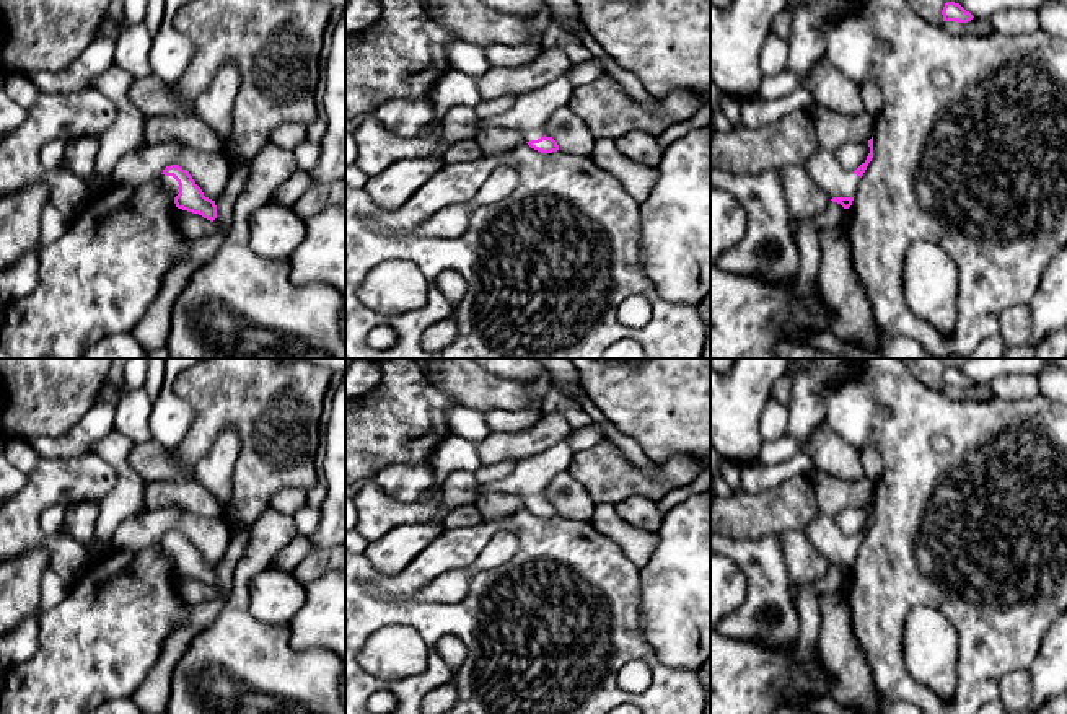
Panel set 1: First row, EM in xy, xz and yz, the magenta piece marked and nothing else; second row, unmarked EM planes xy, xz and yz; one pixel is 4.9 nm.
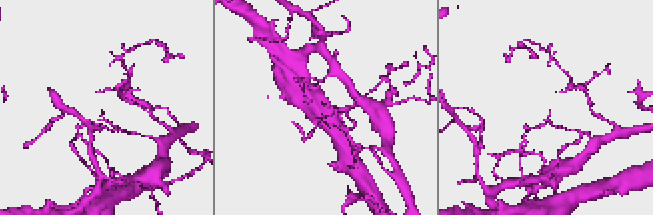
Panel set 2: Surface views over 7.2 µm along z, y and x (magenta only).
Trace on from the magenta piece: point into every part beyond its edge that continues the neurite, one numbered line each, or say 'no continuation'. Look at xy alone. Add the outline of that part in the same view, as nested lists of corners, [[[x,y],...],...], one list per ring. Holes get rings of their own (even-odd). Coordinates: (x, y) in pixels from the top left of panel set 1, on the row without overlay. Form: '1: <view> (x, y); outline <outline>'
1: xy (170, 548); outline [[[160,540],[160,544],[163,551],[174,559],[174,562],[179,559],[179,549],[173,541]]]

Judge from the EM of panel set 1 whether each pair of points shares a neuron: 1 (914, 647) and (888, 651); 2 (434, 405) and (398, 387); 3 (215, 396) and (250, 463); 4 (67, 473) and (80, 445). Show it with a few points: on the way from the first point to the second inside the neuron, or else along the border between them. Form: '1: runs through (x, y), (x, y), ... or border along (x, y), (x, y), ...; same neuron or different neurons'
1: border along (908, 612), (903, 661), (919, 683); different neurons
2: runs through (425, 405), (416, 405), (406, 395); same neuron
3: runs through (232, 413), (250, 431), (250, 447); same neuron
4: border along (90, 452), (80, 457), (41, 460); different neurons

